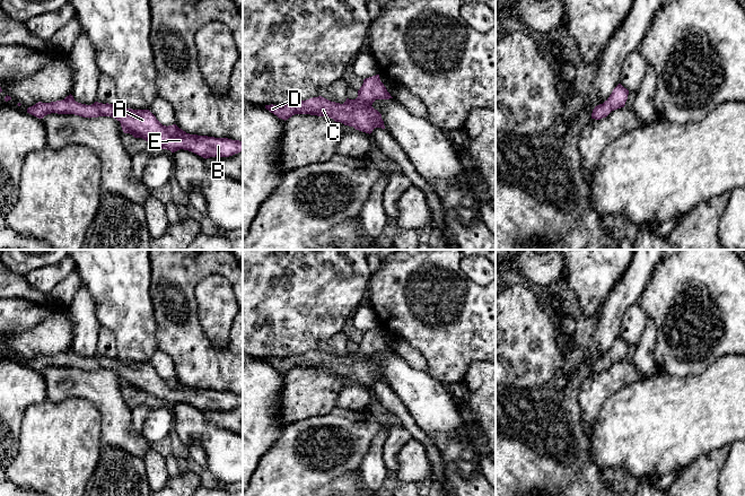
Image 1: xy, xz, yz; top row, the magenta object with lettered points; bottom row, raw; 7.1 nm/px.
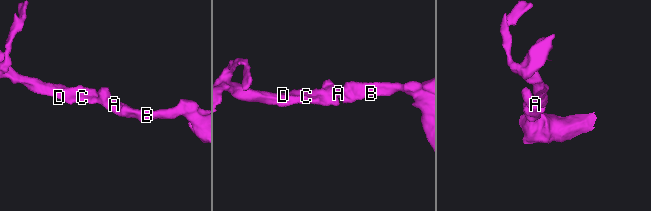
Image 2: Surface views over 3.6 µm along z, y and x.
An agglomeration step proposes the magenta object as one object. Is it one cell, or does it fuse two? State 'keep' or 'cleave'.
keep

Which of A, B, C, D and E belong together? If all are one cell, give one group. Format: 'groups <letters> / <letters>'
groups A B C D E

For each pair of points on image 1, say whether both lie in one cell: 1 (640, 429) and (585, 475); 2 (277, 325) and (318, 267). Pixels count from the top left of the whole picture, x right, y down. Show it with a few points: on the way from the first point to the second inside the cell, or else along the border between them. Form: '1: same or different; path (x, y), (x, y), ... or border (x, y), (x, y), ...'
1: different; border (589, 438), (590, 459), (604, 471)
2: same; path (277, 311), (304, 281)

